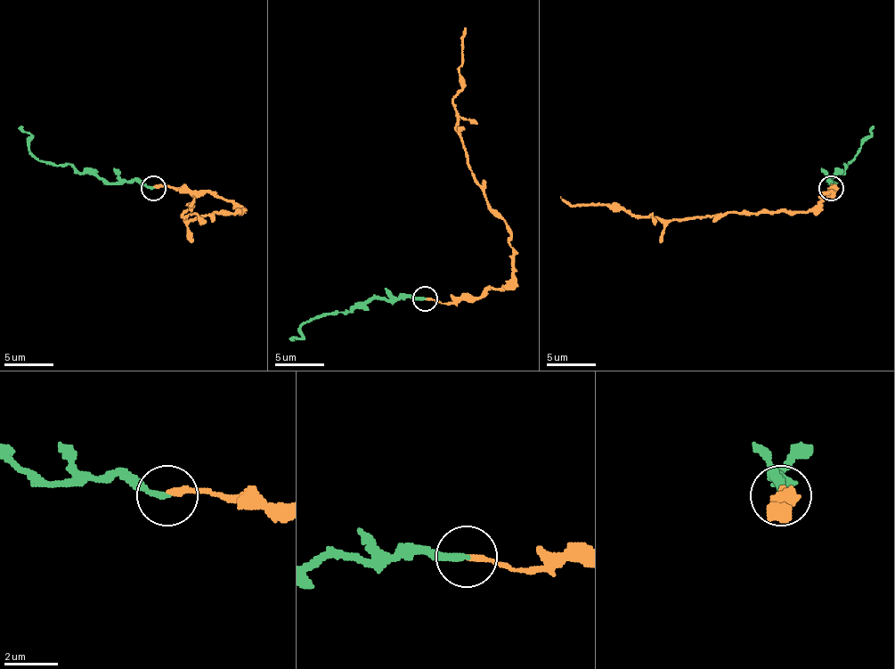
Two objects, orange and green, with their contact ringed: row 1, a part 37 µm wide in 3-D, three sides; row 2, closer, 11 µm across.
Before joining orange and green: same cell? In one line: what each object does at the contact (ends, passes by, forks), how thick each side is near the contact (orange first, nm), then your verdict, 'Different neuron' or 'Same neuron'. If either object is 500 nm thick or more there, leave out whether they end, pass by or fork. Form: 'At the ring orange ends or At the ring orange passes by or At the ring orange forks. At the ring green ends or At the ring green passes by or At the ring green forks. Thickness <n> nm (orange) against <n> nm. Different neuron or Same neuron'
At the ring orange ends. At the ring green ends. Thickness 240 nm (orange) against 240 nm. Different neuron

